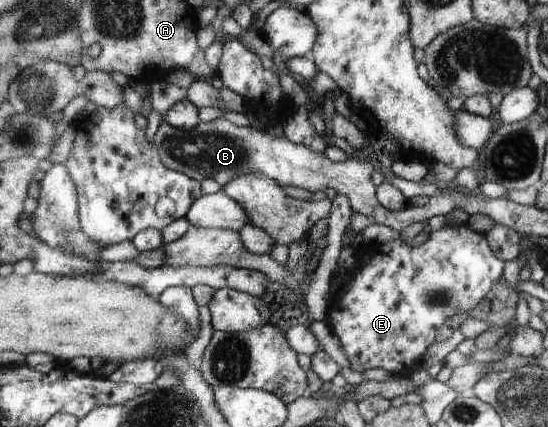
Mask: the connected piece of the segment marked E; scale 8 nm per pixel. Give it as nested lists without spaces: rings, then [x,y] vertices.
[[[467,223],[455,228],[445,225],[437,231],[430,230],[428,239],[418,247],[410,247],[407,241],[403,243],[401,240],[389,240],[387,243],[373,242],[371,244],[366,244],[359,240],[351,247],[351,250],[357,259],[353,270],[353,277],[348,284],[345,284],[347,292],[343,295],[343,298],[341,298],[340,295],[335,299],[332,298],[327,322],[332,332],[339,337],[341,351],[347,355],[353,371],[364,372],[365,370],[373,370],[373,367],[379,367],[383,373],[387,373],[387,375],[392,377],[409,377],[407,369],[411,369],[413,363],[417,363],[417,359],[419,359],[419,357],[427,351],[427,347],[435,341],[435,331],[445,323],[445,319],[449,319],[449,317],[455,315],[455,313],[463,311],[470,312],[475,305],[485,297],[485,294],[493,287],[493,284],[502,276],[503,266],[505,265],[505,262],[495,257],[484,234],[471,230]]]

